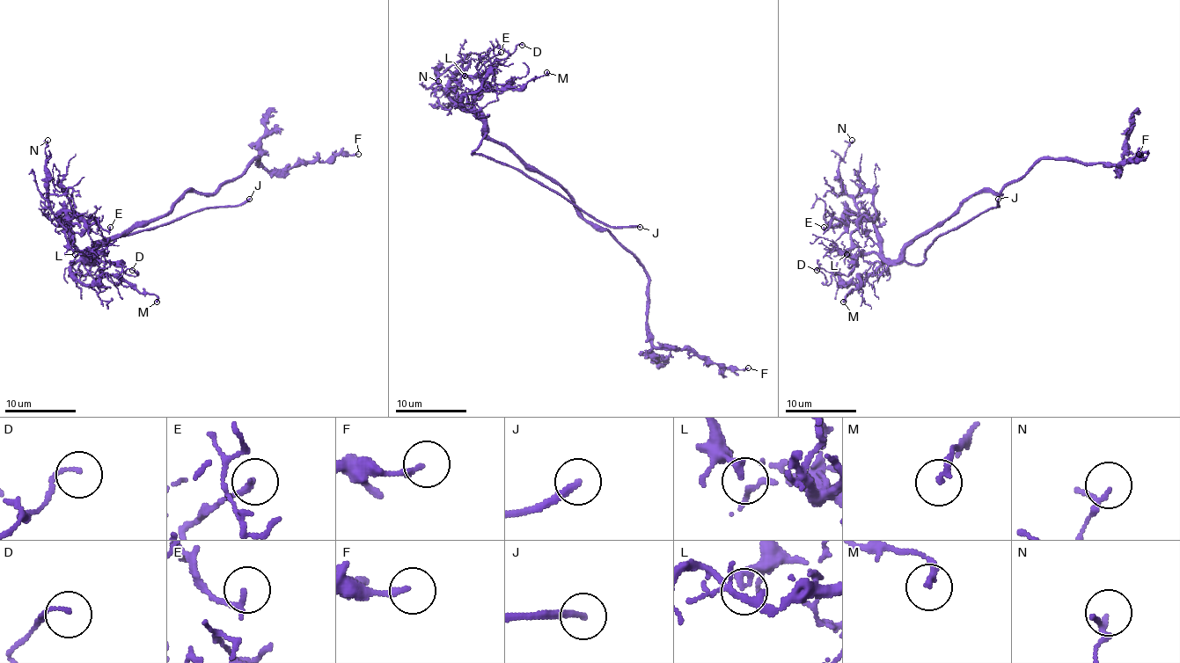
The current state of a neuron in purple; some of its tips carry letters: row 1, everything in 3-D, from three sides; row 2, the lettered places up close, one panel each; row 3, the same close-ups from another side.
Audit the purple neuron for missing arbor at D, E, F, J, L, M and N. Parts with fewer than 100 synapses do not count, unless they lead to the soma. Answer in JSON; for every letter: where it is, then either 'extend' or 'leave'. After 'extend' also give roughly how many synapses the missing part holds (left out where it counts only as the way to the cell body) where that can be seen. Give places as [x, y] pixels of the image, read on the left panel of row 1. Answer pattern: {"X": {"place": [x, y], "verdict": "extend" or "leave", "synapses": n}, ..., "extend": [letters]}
{"D": {"place": [132, 270], "verdict": "leave"}, "E": {"place": [110, 227], "verdict": "leave"}, "F": {"place": [358, 154], "verdict": "leave"}, "J": {"place": [249, 199], "verdict": "extend"}, "L": {"place": [75, 254], "verdict": "leave"}, "M": {"place": [157, 302], "verdict": "leave"}, "N": {"place": [47, 140], "verdict": "leave"}, "extend": ["J"]}

